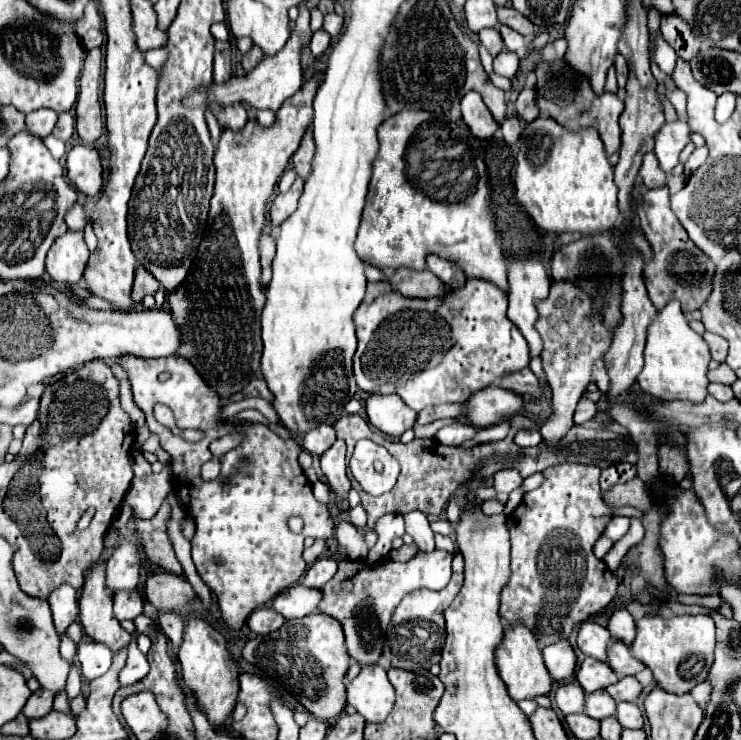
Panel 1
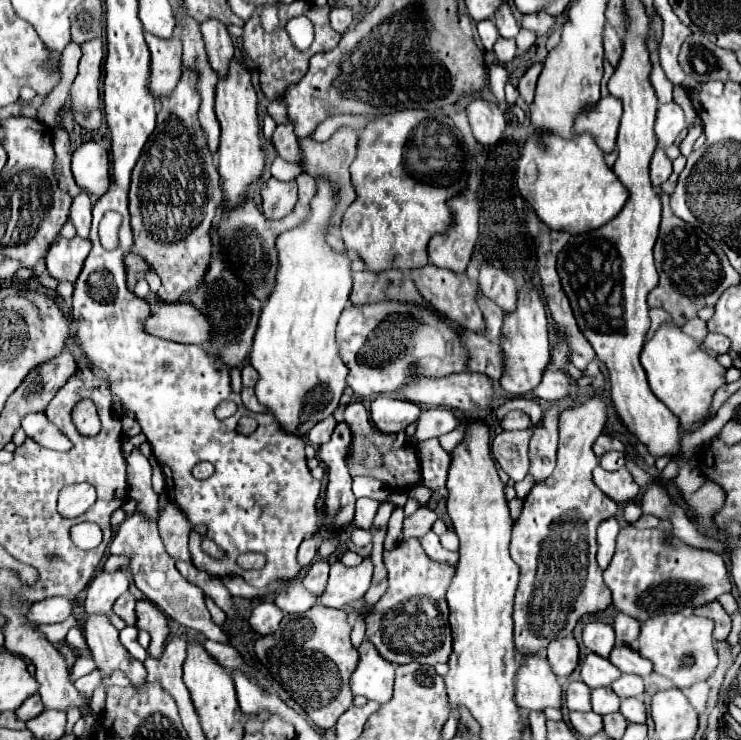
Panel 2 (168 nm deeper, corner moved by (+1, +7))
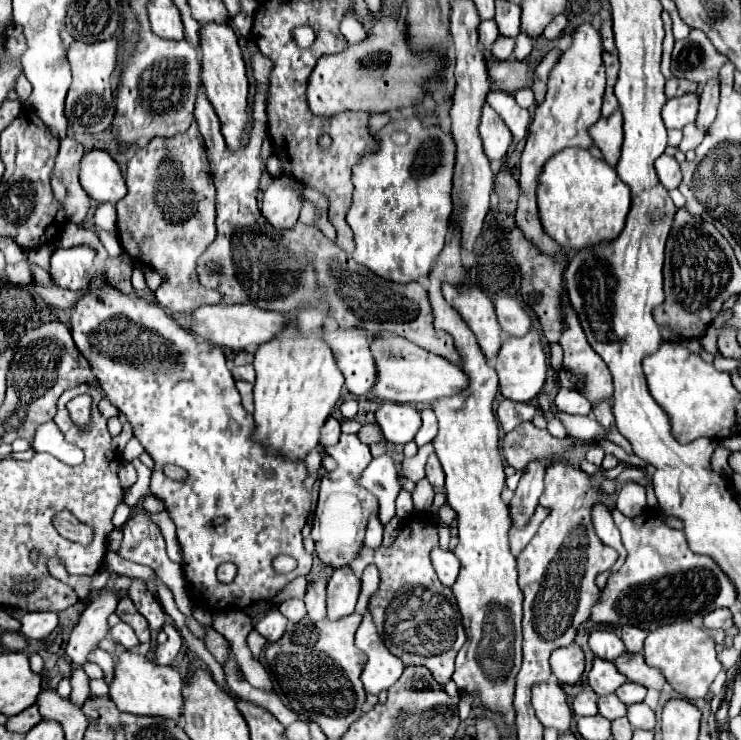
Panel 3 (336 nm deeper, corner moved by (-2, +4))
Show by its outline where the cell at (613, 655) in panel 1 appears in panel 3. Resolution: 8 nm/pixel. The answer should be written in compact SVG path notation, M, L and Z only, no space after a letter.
M623 652L615 662L617 670L627 676L631 682L637 682L645 688L655 688L655 690L661 690L665 686L665 678L659 670L651 668L645 664L643 660L643 654L631 654L631 652Z

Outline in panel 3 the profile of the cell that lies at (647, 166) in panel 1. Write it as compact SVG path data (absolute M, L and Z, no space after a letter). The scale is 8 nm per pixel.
M663 154L661 158L657 158L655 170L657 170L657 176L659 176L661 184L667 190L679 186L679 182L681 182L681 170L679 170L679 164L677 164L677 160L673 156Z

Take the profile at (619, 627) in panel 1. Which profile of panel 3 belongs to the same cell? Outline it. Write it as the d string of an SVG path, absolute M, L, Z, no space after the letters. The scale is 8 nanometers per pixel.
M623 626L621 628L621 640L625 642L625 648L629 652L641 652L643 650L643 640L645 632L637 626Z

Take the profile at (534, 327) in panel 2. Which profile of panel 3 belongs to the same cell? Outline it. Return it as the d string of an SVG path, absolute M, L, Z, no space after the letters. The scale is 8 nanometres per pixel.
M531 326L531 330L525 336L507 338L501 344L501 350L497 354L495 370L499 374L499 390L507 400L515 400L515 402L533 400L541 392L547 378L547 370L549 370L549 358L541 344L541 332Z

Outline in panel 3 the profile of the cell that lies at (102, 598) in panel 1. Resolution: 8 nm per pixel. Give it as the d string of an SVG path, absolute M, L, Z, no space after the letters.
M117 648L115 664L113 664L113 680L109 682L109 698L117 704L119 710L129 712L129 714L179 718L181 706L183 706L181 676L171 666L159 666L141 654Z

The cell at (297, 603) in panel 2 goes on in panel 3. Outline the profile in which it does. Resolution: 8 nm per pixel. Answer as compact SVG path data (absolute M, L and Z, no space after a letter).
M297 598L281 602L281 604L279 604L279 612L281 612L287 620L291 620L291 622L299 622L299 620L307 614L305 602L303 602L303 600L297 600Z

